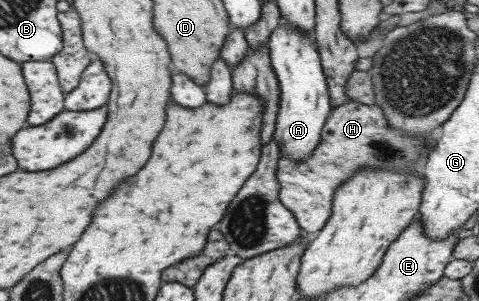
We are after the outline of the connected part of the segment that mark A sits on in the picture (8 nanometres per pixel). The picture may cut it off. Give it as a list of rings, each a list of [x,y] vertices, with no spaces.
[[[279,16],[279,24],[269,34],[267,46],[271,70],[277,78],[280,92],[273,140],[279,146],[278,152],[299,162],[309,158],[313,148],[319,144],[321,128],[331,110],[326,80],[315,45],[315,34],[295,30],[283,16]]]

